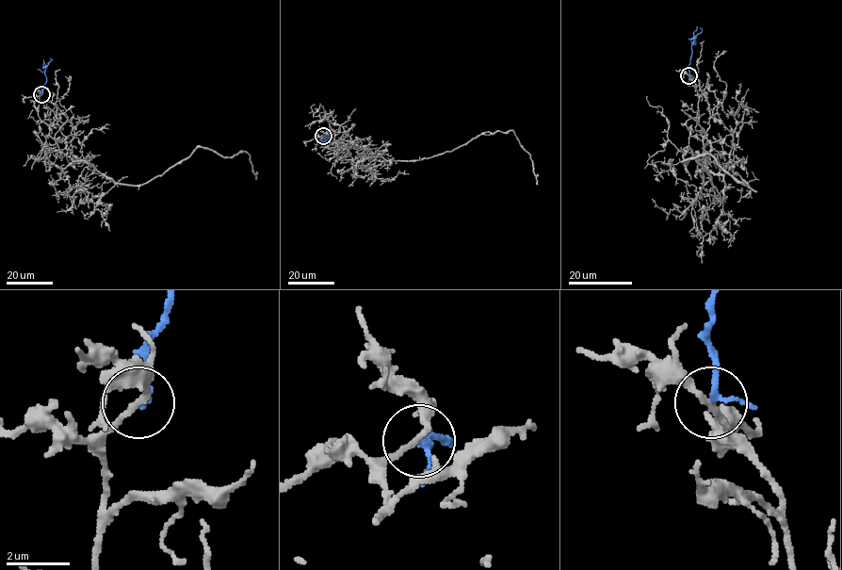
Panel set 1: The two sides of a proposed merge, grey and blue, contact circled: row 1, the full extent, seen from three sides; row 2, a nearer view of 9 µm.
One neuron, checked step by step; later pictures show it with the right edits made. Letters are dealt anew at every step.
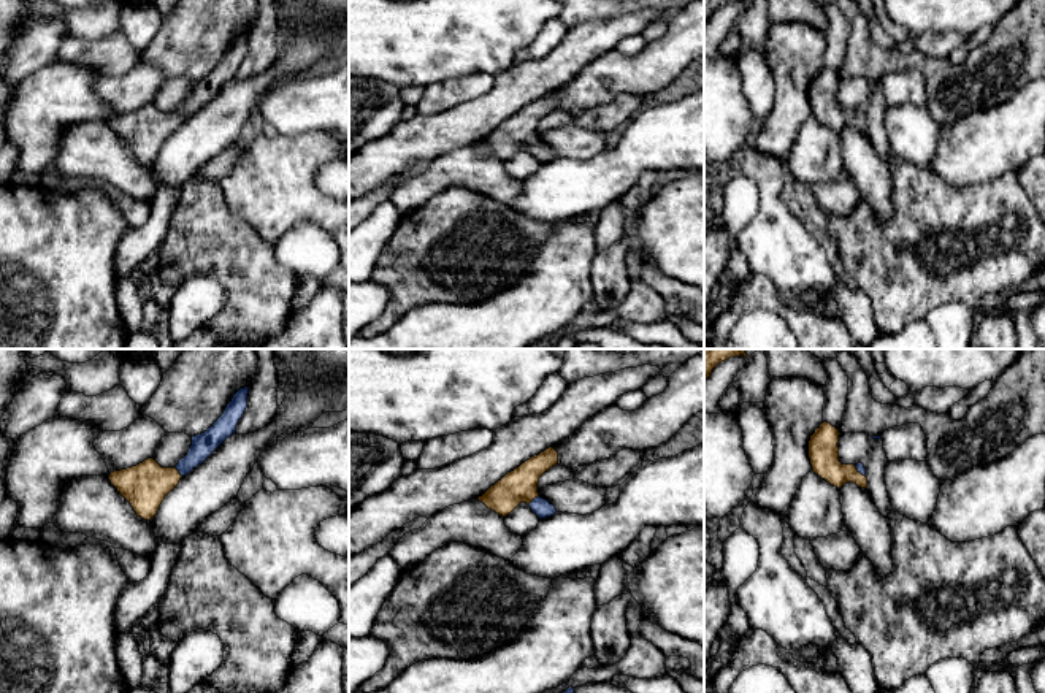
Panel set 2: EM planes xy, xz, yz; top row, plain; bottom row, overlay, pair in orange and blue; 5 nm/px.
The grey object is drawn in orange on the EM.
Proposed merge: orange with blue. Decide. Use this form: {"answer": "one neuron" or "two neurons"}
{"answer": "one neuron"}

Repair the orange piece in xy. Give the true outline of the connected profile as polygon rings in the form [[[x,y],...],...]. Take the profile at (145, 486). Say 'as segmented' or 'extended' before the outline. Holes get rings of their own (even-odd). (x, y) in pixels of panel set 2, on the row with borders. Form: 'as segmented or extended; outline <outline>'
extended; outline [[[249,387],[239,389],[224,414],[205,433],[192,436],[187,455],[174,468],[162,468],[154,458],[147,458],[136,466],[109,474],[111,484],[132,504],[138,517],[154,519],[162,501],[181,477],[201,465],[227,438],[235,435],[247,408],[247,393]]]

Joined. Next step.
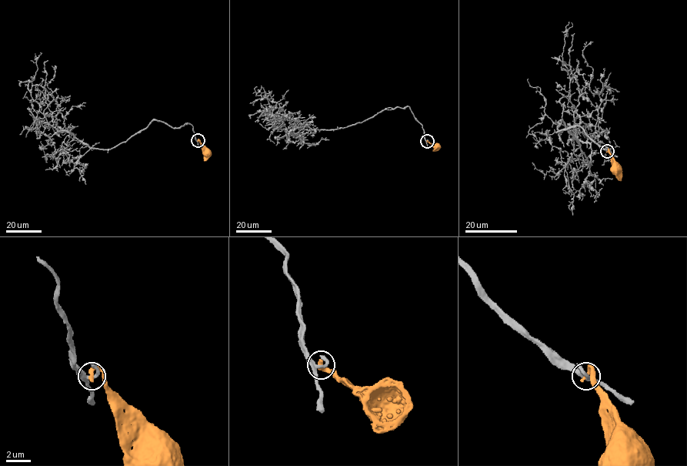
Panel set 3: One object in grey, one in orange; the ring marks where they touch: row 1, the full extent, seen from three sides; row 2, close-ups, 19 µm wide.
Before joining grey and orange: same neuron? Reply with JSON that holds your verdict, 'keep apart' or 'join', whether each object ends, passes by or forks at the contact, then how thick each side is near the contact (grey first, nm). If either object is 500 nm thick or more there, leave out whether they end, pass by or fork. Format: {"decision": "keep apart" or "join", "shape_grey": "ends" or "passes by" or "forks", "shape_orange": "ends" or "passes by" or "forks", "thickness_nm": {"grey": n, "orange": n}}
{"decision": "keep apart", "shape_grey": "forks", "shape_orange": "ends", "thickness_nm": {"grey": 280, "orange": 360}}

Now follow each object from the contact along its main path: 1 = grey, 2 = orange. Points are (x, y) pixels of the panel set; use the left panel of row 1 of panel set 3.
1: (198, 140), (190, 124), (172, 128), (154, 120), (106, 149), (58, 131), (31, 95), (40, 52)
2: (198, 140), (208, 151), (208, 152)

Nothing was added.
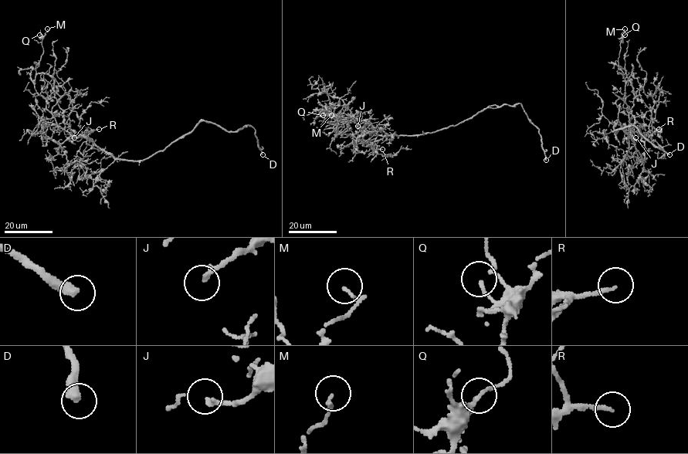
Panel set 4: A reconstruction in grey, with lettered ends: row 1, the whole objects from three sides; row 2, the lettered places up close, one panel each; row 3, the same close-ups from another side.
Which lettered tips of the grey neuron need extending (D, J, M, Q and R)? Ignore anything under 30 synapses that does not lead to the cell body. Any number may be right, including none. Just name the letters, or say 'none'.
D, J, R

